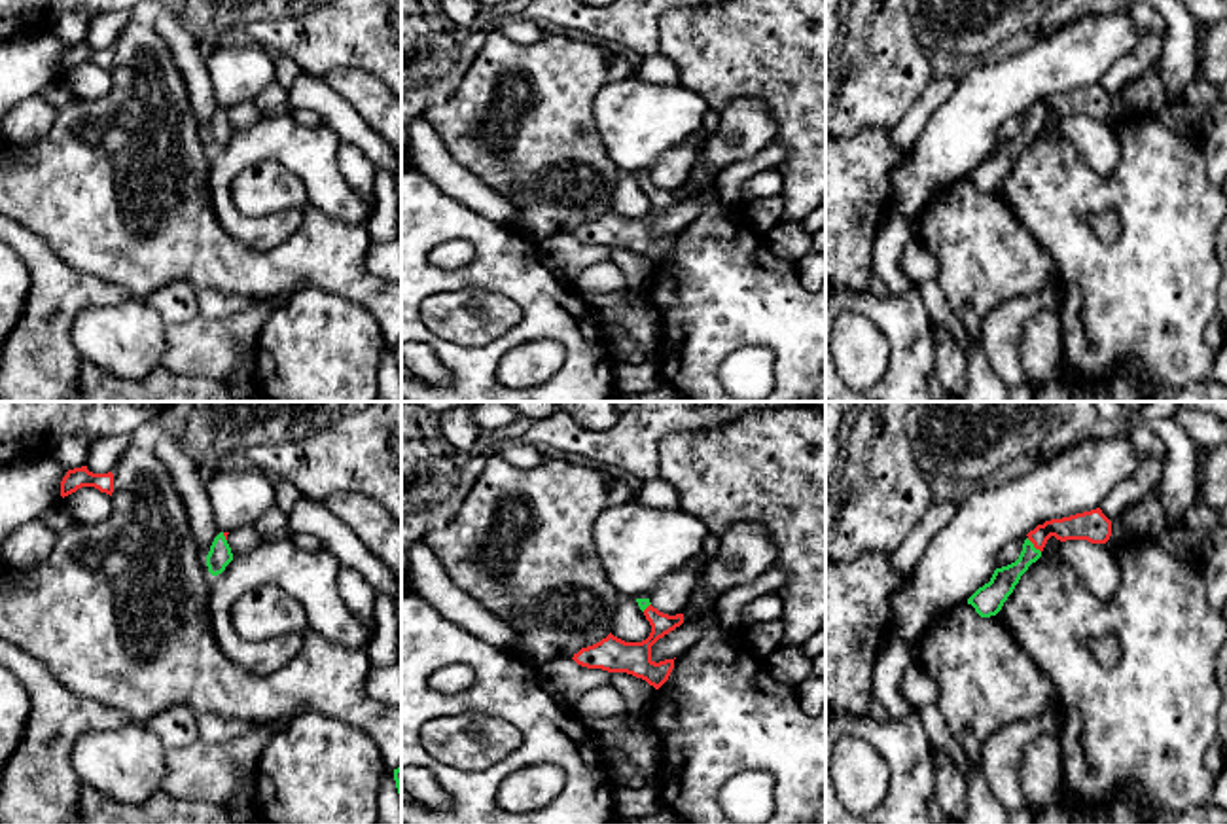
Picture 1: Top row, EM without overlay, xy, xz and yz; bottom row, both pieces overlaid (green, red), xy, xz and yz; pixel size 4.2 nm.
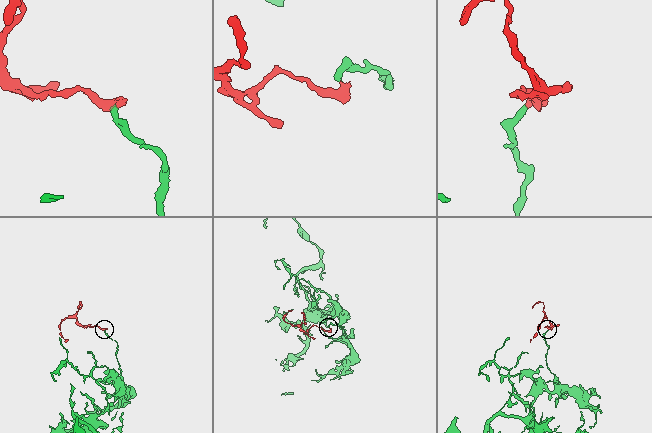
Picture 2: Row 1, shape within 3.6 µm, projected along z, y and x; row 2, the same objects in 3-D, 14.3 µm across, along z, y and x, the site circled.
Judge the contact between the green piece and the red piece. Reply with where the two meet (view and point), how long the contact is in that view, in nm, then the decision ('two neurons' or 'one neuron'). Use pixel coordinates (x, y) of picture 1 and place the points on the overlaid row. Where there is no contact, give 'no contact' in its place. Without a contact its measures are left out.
contact yz (1032, 546); length 90 nm; one neuron

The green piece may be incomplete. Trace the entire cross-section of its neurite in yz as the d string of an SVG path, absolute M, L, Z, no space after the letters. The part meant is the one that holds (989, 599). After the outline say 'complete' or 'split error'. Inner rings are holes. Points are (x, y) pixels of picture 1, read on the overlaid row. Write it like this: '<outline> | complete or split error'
M1096 508L1070 517L1045 521L1026 536L1019 559L1007 566L996 568L990 582L968 599L968 604L971 604L981 618L996 616L1002 610L1021 576L1041 557L1051 536L1060 542L1087 540L1091 544L1106 544L1111 536L1111 521L1100 508Z | split error

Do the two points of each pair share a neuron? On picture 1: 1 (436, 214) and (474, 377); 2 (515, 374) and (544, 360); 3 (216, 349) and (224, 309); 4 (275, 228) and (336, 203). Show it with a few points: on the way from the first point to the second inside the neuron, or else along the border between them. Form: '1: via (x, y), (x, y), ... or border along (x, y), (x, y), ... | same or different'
1: via (483, 239), (529, 285), (529, 321), (515, 334) | same
2: via (523, 366), (536, 360) | same
3: border along (254, 300), (224, 319), (205, 319), (199, 315) | different
4: via (226, 209), (224, 177), (250, 150), (292, 154) | same

